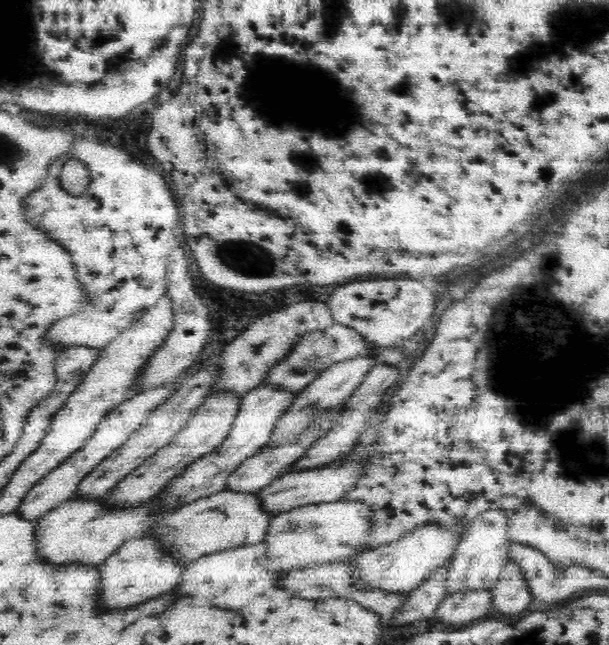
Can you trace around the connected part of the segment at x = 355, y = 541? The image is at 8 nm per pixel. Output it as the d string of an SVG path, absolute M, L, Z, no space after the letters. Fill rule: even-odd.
M346 499L308 504L276 514L263 539L268 569L280 572L328 564L366 551L364 544L372 530L372 516L374 511L366 503Z

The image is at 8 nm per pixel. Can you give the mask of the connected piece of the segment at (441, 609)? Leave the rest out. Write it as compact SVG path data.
M466 589L448 594L435 610L435 617L432 620L456 624L456 626L448 627L458 627L468 622L480 621L480 618L484 618L491 609L491 589Z

